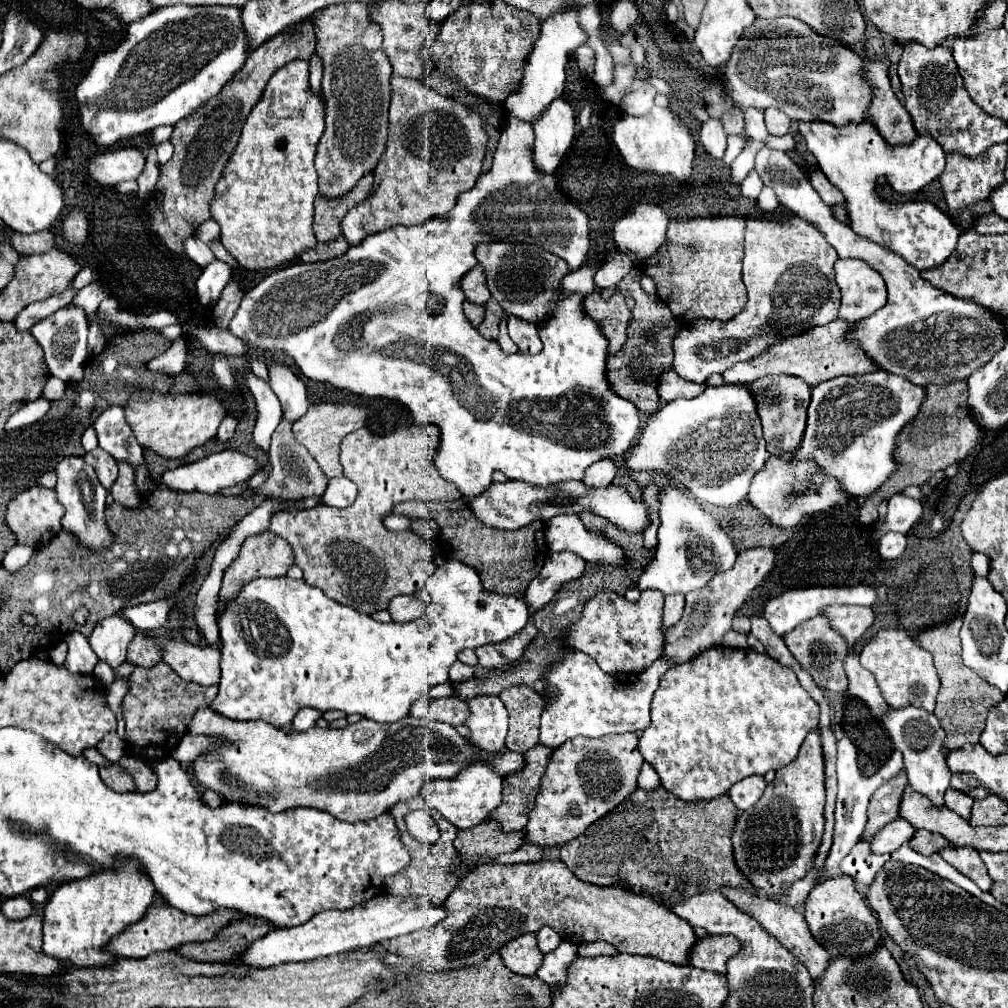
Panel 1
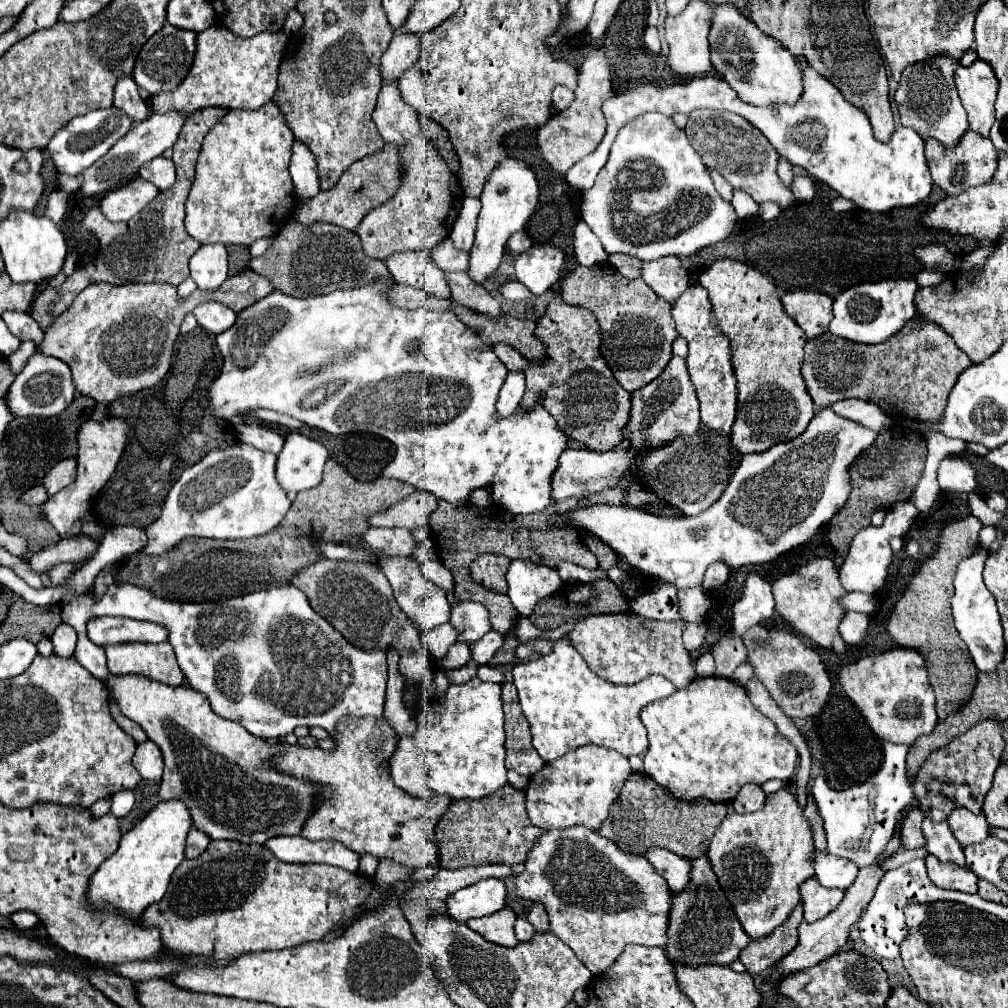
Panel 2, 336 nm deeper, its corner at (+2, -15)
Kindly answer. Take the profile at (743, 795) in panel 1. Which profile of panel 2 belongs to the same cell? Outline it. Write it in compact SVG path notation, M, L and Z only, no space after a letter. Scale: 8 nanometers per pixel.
M744 785L736 799L732 801L732 807L736 813L754 813L760 811L766 803L766 795L758 785Z

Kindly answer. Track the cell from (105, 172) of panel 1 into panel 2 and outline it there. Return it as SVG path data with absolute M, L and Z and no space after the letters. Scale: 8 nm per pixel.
M156 157L148 163L144 163L144 167L140 167L138 173L142 179L154 183L160 191L172 187L172 183L176 181L176 173L174 173L174 163L166 157Z

